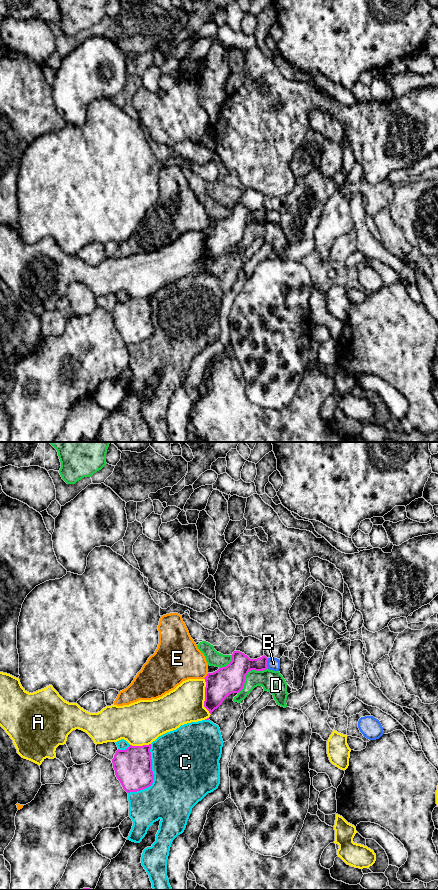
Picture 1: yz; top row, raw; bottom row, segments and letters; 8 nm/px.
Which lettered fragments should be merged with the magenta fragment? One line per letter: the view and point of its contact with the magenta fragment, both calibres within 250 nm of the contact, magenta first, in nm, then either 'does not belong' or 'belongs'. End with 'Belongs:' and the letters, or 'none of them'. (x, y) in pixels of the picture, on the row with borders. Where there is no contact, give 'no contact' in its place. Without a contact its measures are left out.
A: yz (205, 696) | 220/300 nm | does not belong
B: yz (266, 663) | 170/100 nm | does not belong
C: yz (153, 776) | 300/500 nm | does not belong
D: yz (247, 673) | 220/180 nm | does not belong
E: yz (206, 676) | 220/340 nm | does not belong
Belongs: none of them

